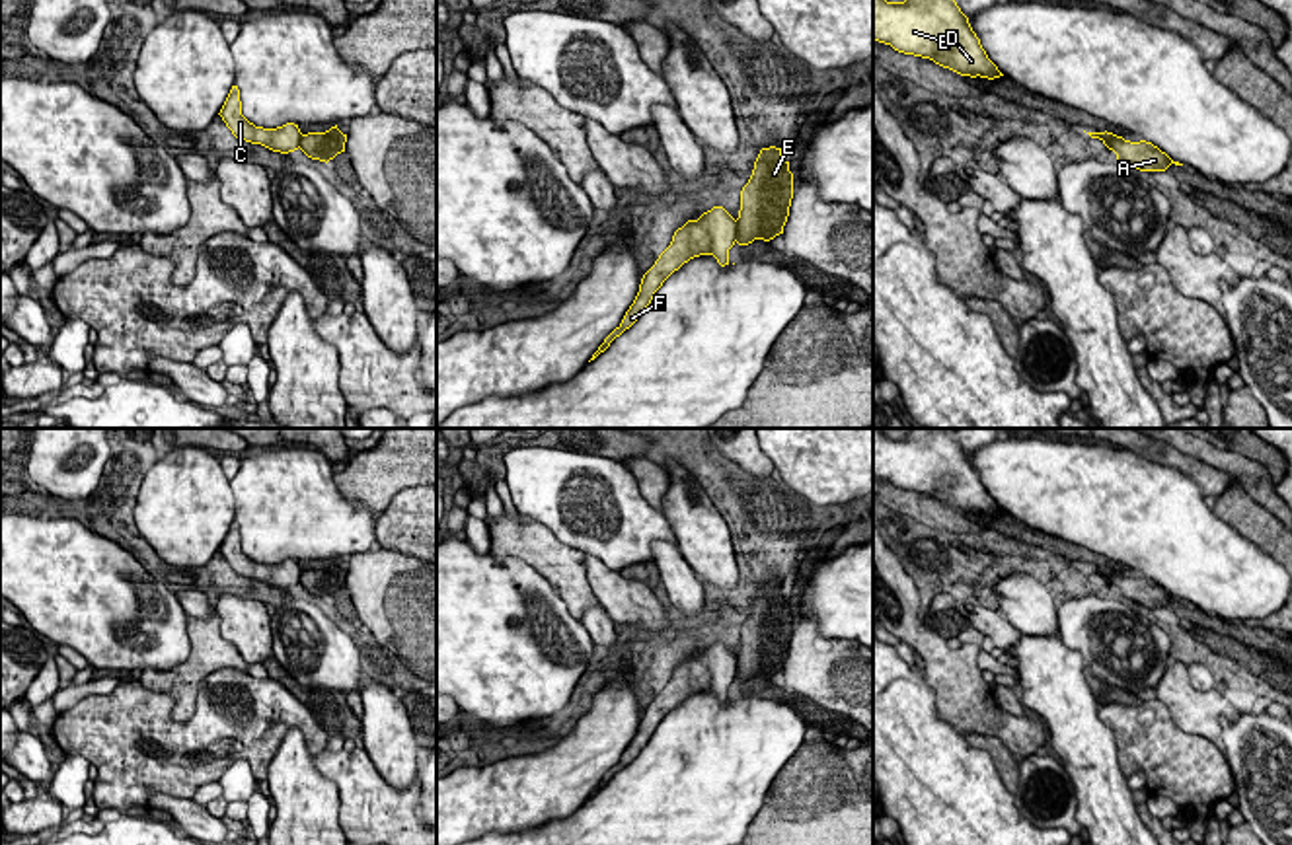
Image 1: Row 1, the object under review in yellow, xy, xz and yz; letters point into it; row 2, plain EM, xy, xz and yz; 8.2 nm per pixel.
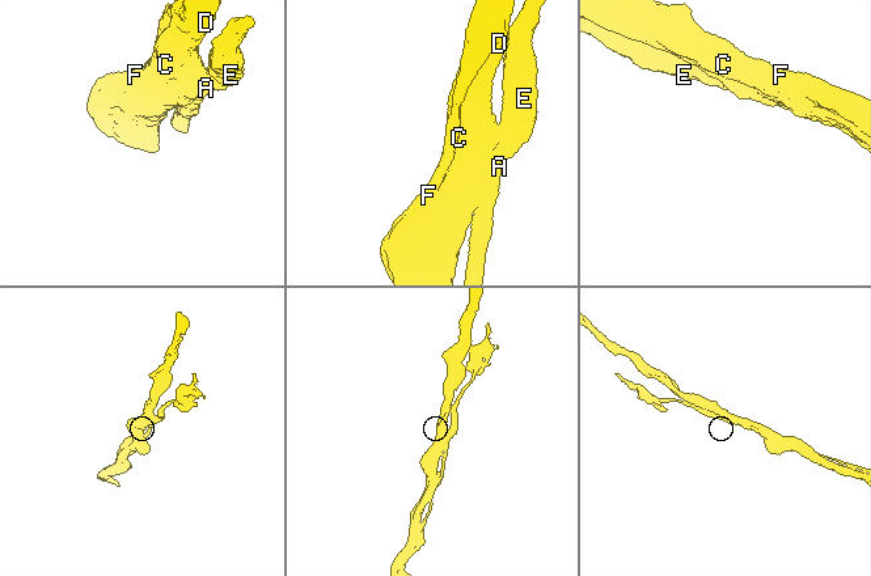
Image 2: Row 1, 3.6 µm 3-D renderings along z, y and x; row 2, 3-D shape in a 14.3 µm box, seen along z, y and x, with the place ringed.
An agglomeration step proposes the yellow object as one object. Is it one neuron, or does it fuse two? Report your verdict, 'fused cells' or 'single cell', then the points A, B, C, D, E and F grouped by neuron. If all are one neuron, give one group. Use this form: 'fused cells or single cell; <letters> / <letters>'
fused cells; A E / B C D F

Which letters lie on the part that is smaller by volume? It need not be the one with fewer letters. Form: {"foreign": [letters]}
{"foreign": ["A", "E"]}

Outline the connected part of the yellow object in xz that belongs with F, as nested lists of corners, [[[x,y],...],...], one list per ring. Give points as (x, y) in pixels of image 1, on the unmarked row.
[[[713,643],[698,656],[688,656],[672,672],[670,681],[659,691],[655,701],[643,711],[639,728],[626,748],[622,759],[604,775],[594,796],[610,779],[629,765],[651,740],[663,718],[684,699],[700,691],[713,691],[721,703],[729,701],[729,685],[737,678],[737,656],[723,644]]]

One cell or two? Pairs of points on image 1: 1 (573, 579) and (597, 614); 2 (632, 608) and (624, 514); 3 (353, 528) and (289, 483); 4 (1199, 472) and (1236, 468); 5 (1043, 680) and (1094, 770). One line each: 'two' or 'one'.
1: two
2: two
3: one
4: two
5: one

